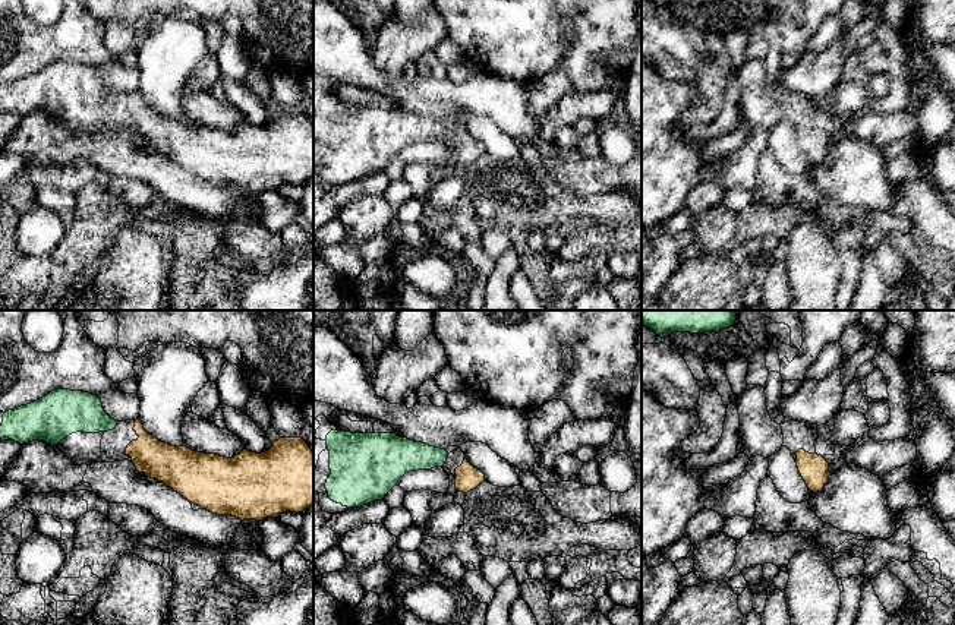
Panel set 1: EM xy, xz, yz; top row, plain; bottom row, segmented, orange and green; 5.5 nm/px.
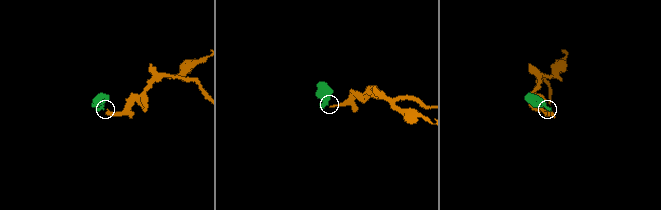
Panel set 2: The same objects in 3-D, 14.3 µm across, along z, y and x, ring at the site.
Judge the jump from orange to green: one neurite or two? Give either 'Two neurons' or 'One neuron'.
One neuron

